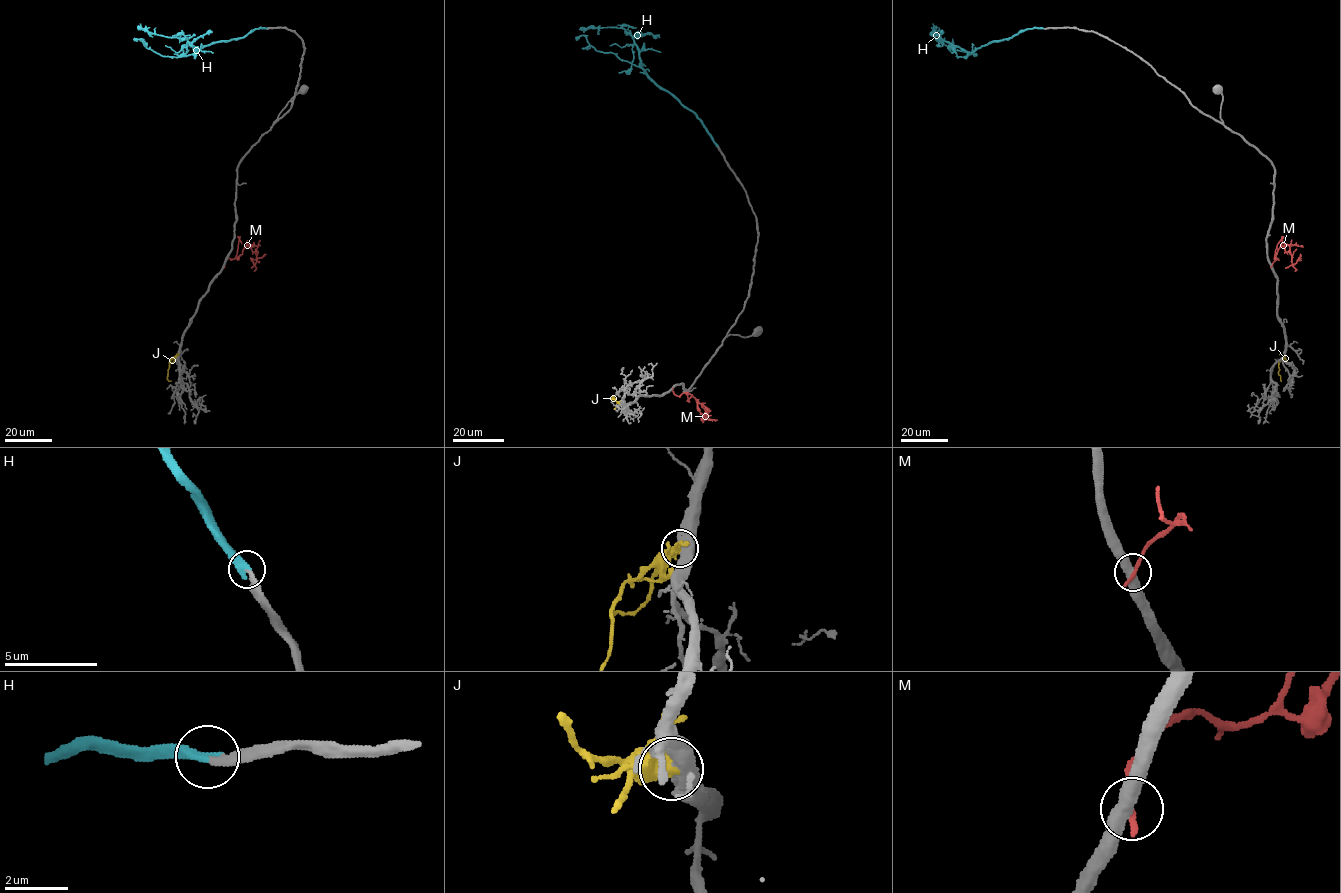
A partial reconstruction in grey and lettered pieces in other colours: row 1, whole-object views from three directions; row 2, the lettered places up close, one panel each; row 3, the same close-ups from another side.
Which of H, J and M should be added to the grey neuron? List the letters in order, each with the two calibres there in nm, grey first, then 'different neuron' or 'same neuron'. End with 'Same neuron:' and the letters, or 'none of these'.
H: 260/400 nm | same neuron
J: 550/280 nm | different neuron
M: 480/240 nm | different neuron
Same neuron: H

